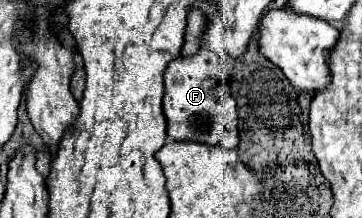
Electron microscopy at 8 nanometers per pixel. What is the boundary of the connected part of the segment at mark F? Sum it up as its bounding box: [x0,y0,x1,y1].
[163,49,239,149]

